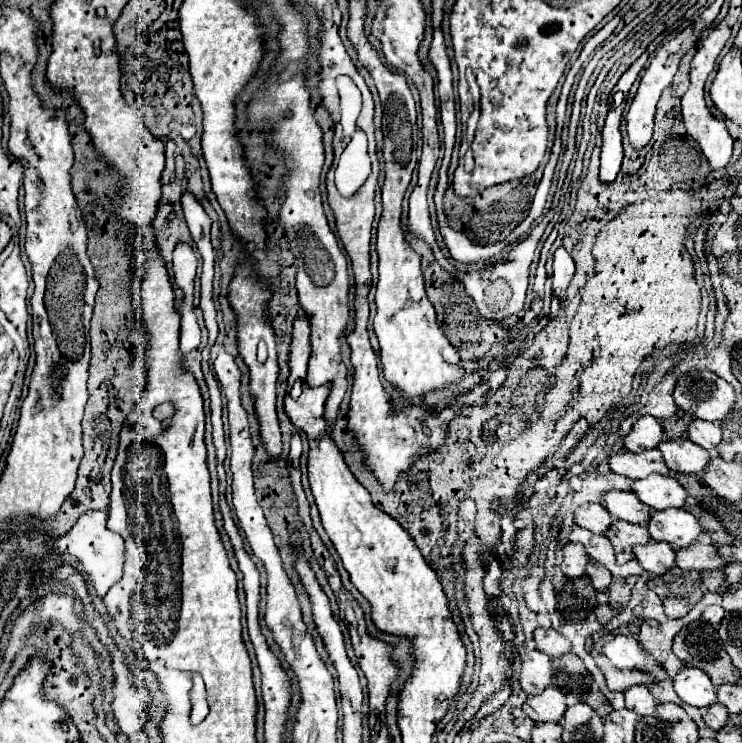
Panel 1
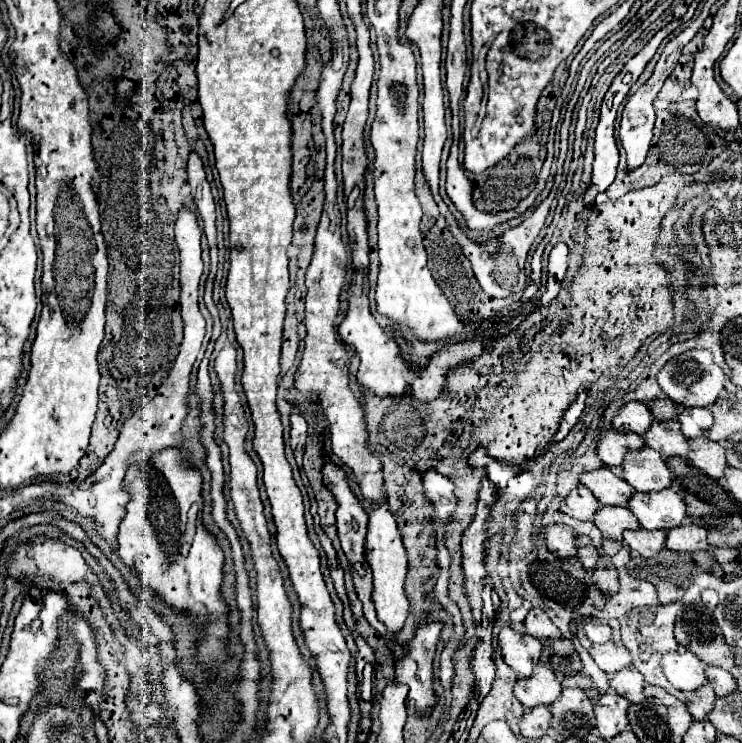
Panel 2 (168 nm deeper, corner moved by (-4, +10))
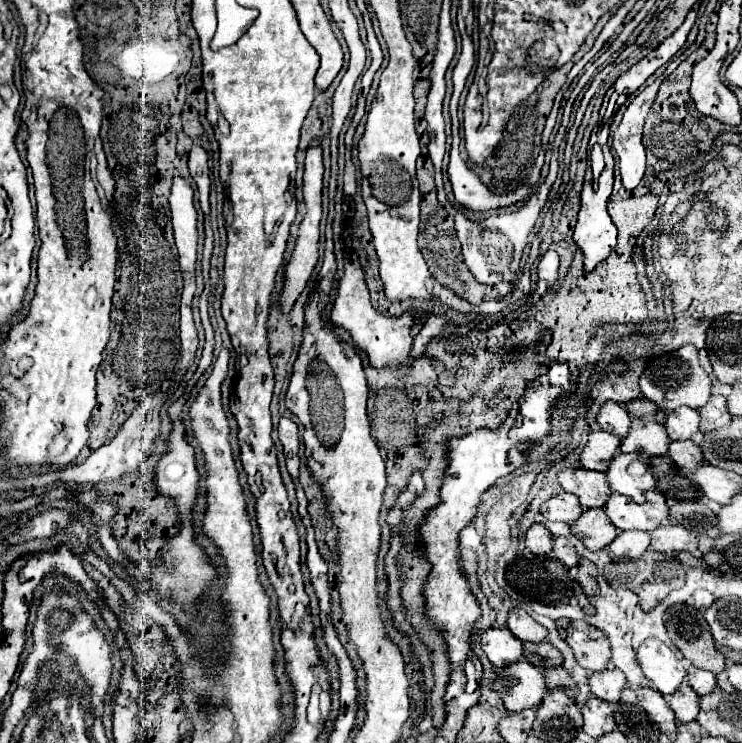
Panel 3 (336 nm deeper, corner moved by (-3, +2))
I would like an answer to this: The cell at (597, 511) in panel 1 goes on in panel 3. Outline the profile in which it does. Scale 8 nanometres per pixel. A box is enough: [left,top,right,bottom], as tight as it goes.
[541,492,583,524]

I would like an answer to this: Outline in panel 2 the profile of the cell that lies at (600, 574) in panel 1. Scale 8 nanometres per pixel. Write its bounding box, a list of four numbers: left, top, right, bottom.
[576,536,600,570]

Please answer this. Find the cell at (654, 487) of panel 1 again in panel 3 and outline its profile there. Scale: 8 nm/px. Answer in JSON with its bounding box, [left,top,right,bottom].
[607,454,657,500]

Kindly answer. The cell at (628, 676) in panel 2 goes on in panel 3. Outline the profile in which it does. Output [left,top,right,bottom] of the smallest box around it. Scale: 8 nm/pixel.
[589,670,627,702]

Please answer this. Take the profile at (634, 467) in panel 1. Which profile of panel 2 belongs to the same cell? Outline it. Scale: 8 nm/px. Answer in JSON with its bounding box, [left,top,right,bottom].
[596,430,644,468]

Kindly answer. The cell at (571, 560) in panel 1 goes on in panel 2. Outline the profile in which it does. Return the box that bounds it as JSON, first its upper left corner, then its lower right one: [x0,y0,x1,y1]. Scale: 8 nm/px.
[544,524,576,558]

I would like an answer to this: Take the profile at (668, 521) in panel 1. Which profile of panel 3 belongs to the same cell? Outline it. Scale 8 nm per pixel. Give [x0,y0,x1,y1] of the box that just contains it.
[605,488,669,532]

